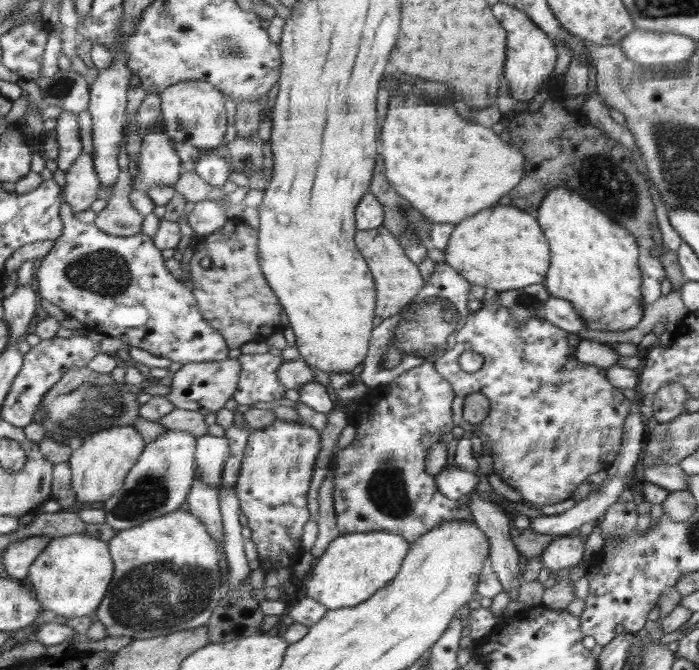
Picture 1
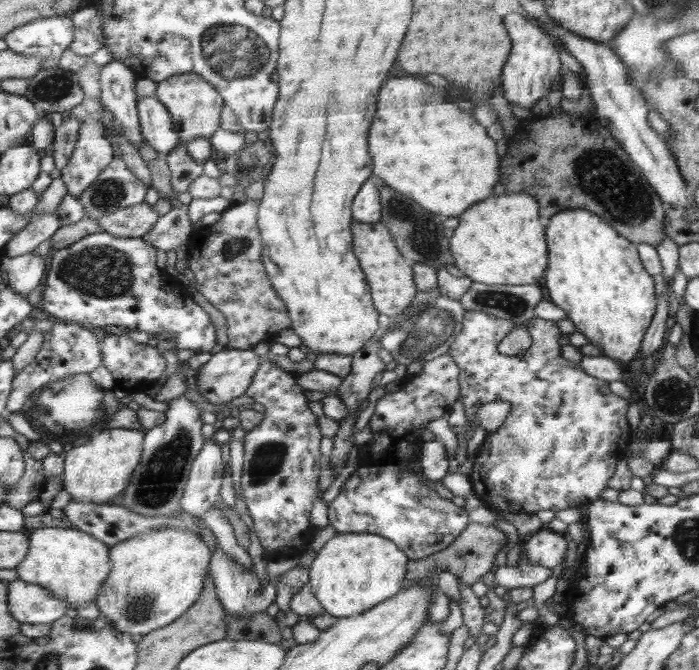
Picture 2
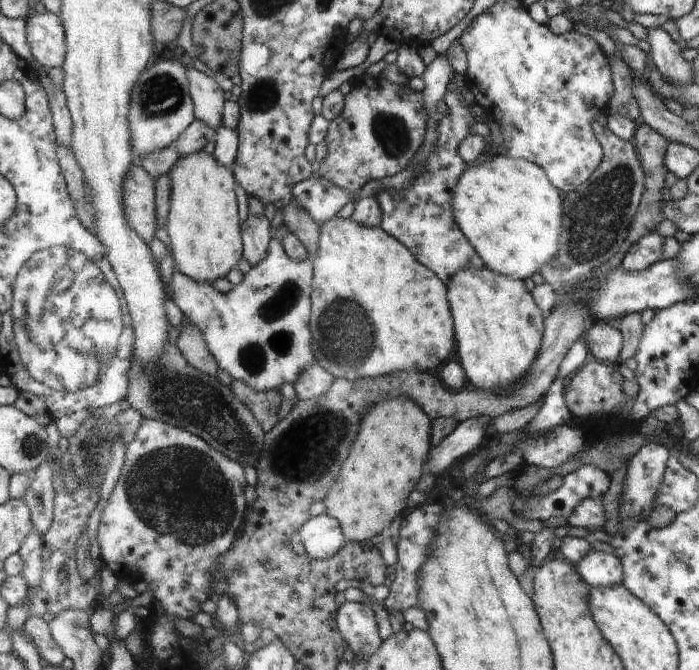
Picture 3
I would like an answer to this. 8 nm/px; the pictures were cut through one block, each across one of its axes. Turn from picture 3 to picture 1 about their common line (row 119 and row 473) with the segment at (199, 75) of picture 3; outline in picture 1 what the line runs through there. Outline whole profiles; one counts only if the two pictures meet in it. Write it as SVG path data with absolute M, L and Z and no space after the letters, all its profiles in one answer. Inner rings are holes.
M206 434L198 439L197 464L200 464L202 481L219 488L229 458L229 440L225 437Z

